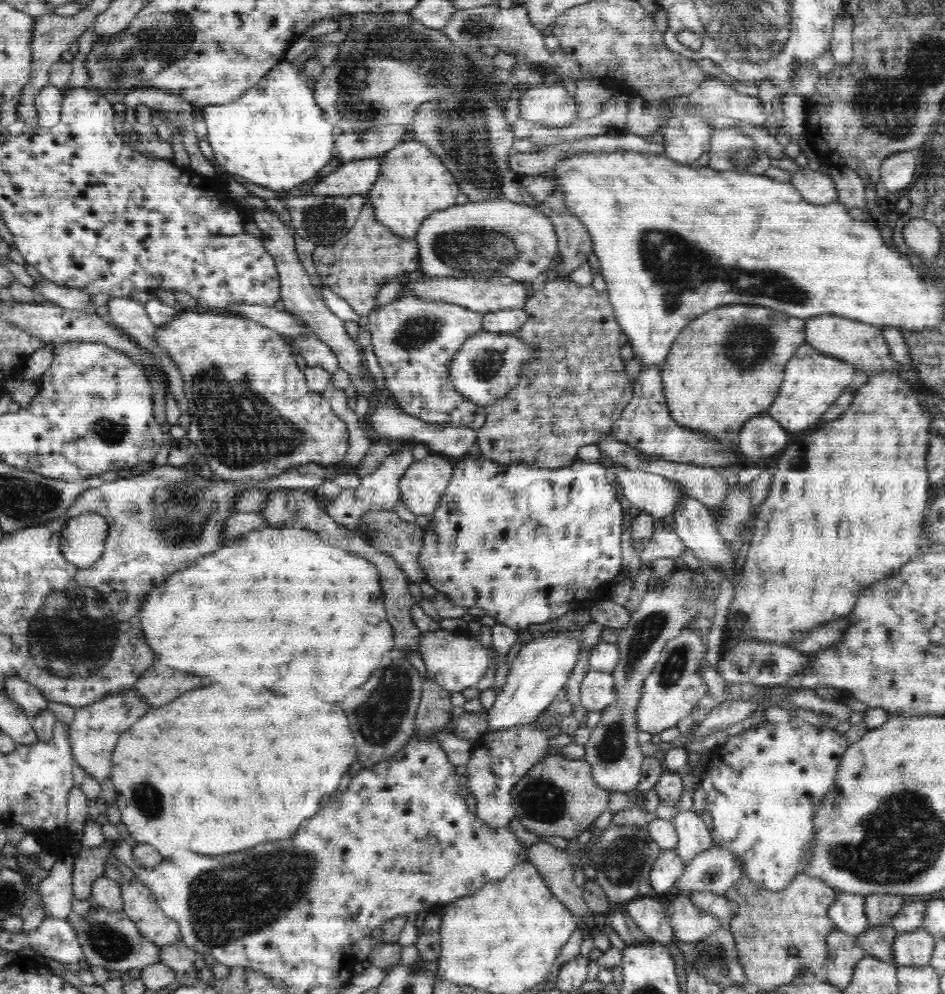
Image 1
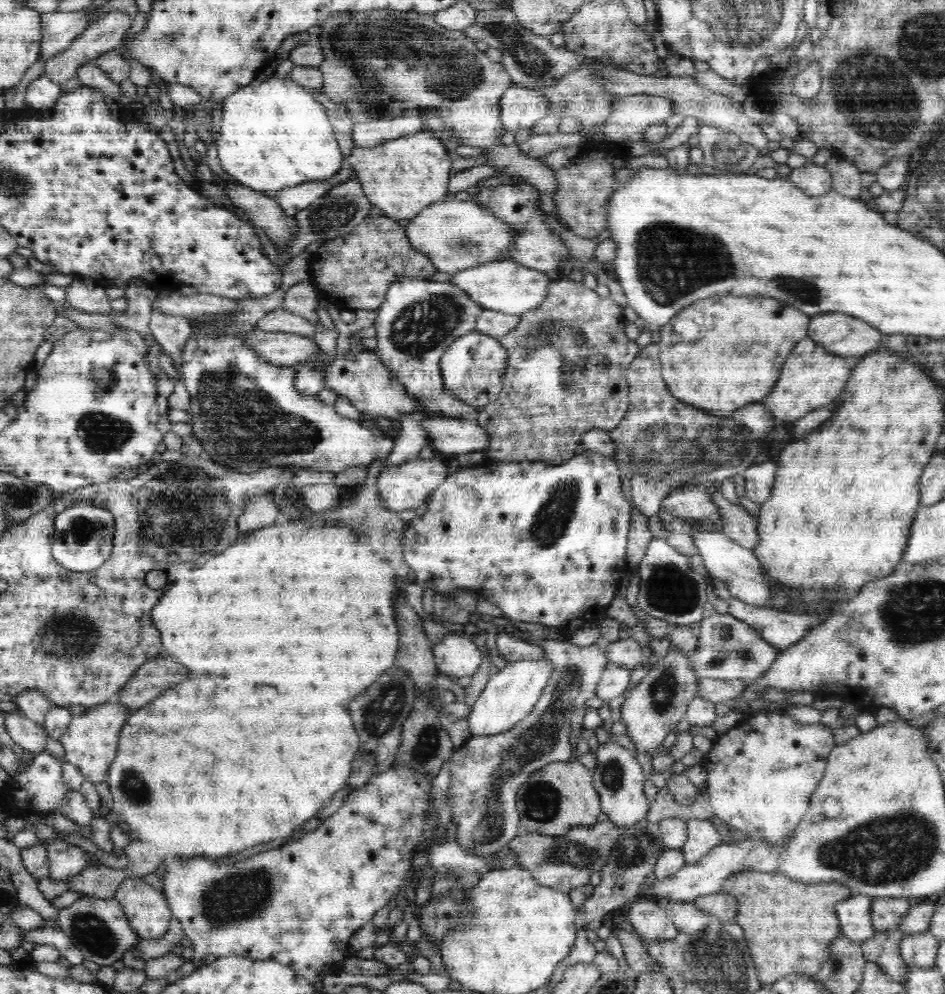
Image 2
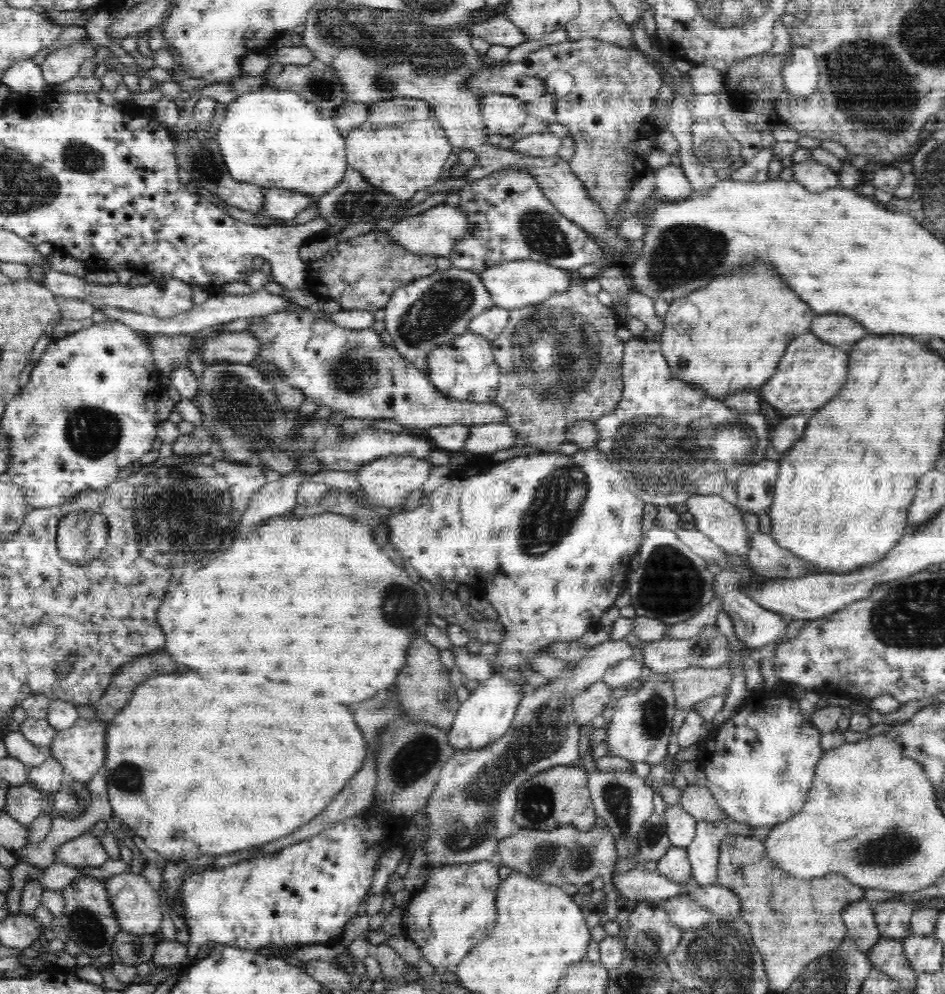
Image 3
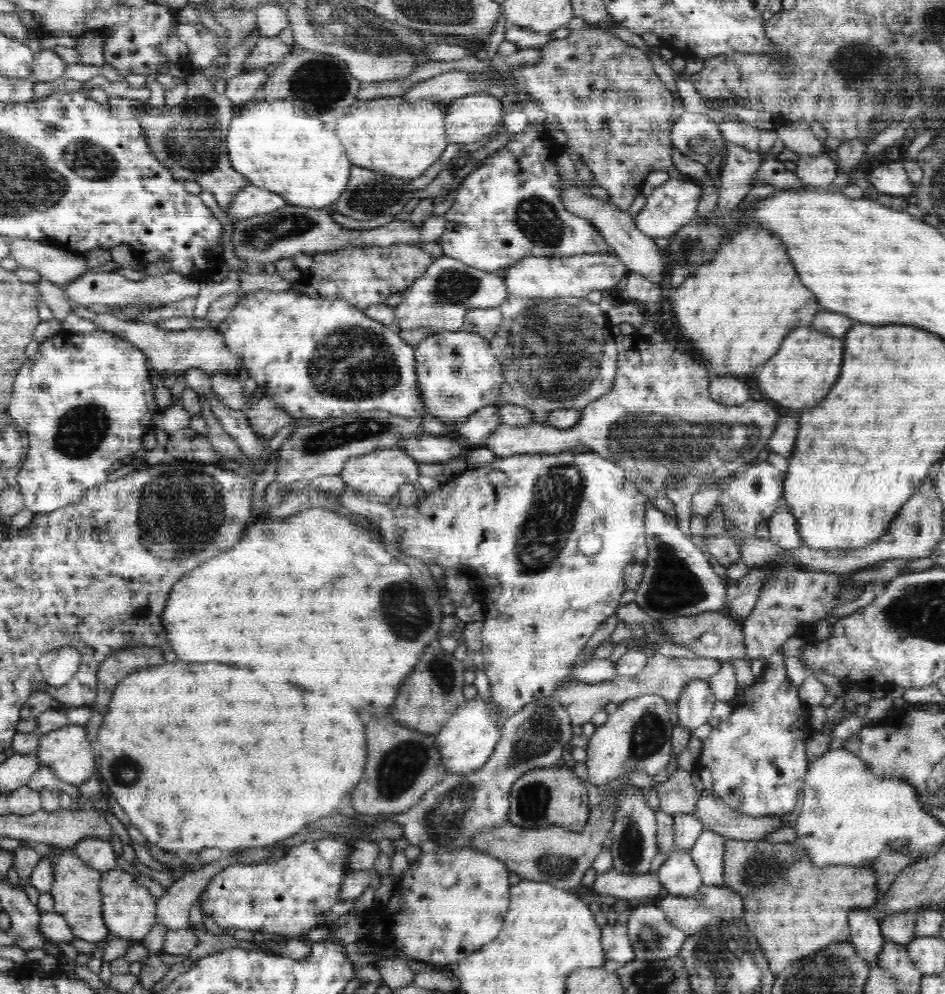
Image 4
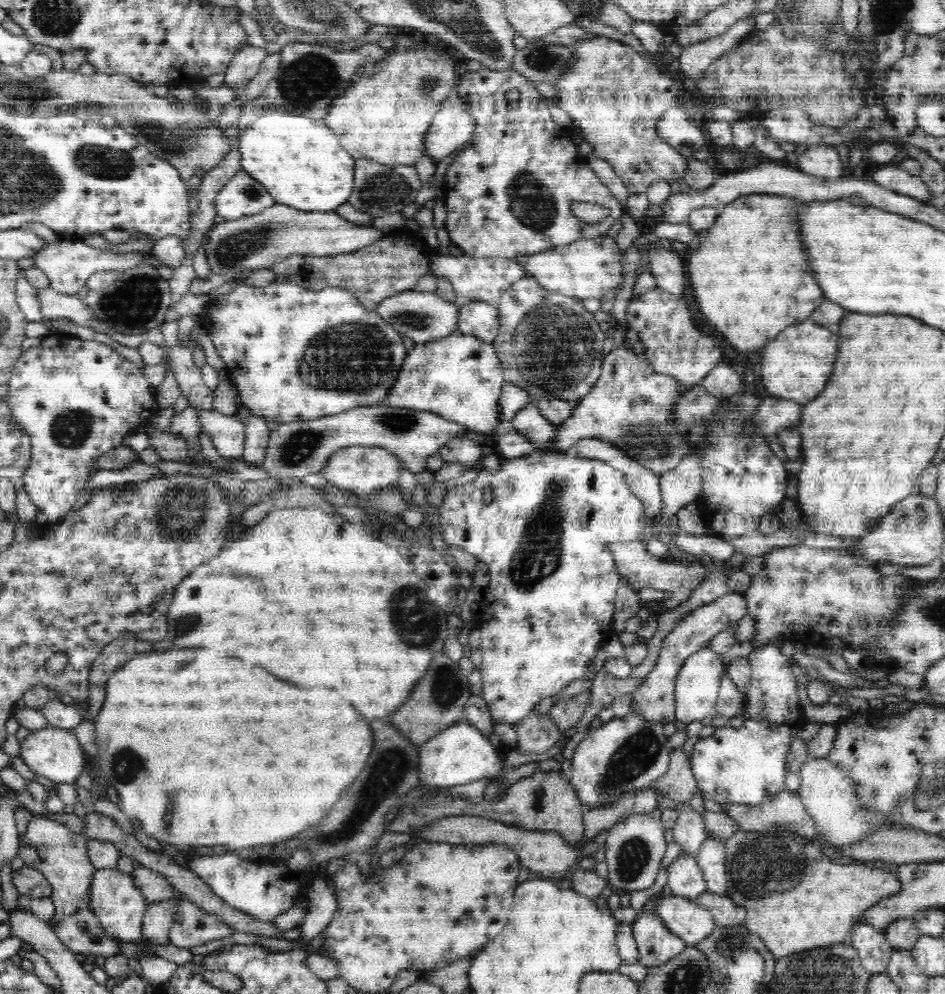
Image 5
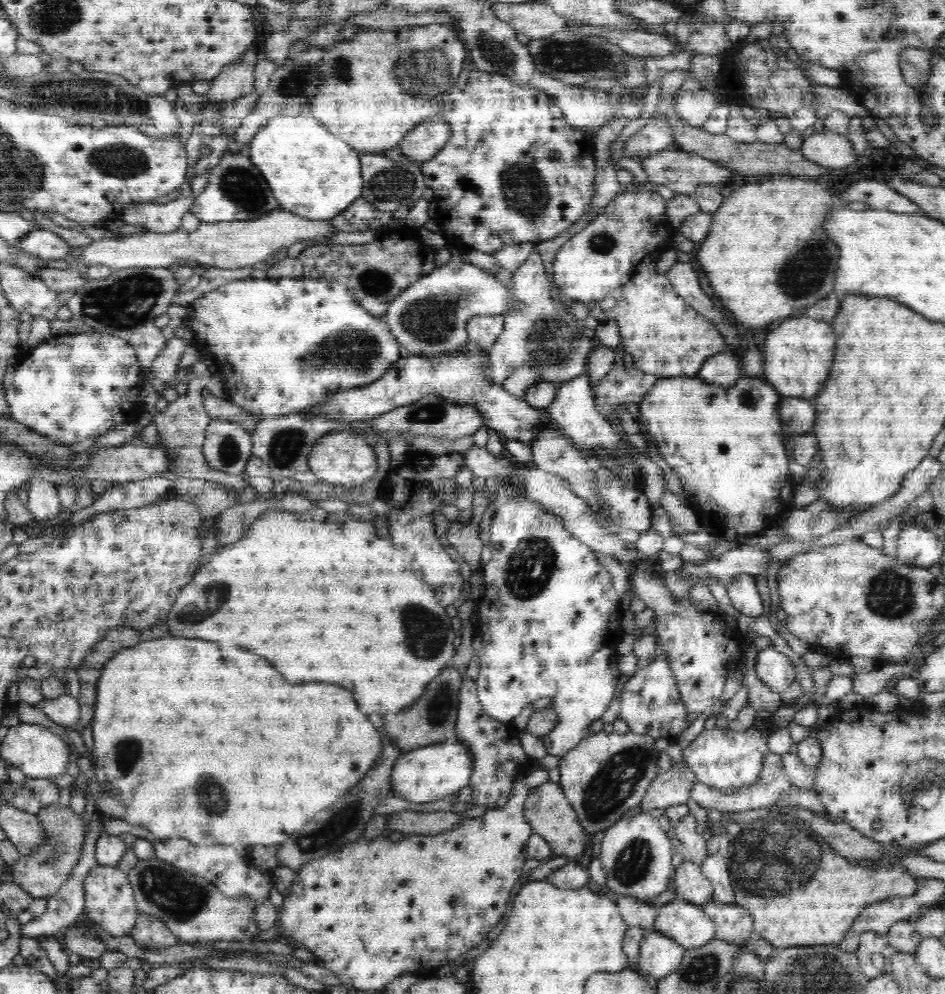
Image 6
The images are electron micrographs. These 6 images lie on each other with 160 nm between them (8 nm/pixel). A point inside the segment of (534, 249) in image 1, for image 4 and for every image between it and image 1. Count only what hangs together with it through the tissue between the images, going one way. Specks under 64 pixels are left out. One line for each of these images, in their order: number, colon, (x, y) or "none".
2: (455, 235)
3: (434, 232)
4: (294, 230)

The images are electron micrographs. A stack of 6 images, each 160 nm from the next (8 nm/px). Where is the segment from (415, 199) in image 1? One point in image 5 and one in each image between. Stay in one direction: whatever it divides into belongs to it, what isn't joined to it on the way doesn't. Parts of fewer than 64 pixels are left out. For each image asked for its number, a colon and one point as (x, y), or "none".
2: (401, 177)
3: (399, 160)
4: (403, 139)
5: (385, 118)

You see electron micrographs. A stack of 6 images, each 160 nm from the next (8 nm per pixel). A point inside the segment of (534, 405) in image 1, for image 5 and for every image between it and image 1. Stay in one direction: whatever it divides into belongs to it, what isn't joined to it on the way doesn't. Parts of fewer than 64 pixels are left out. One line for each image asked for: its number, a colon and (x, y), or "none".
2: (568, 358)
3: (559, 360)
4: (559, 352)
5: (558, 333)

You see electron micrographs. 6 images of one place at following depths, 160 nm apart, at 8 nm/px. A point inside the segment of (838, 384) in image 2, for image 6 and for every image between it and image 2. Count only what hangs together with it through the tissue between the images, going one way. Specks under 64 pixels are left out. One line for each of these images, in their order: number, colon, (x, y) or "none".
3: (810, 374)
4: (808, 364)
5: (796, 366)
6: (798, 355)

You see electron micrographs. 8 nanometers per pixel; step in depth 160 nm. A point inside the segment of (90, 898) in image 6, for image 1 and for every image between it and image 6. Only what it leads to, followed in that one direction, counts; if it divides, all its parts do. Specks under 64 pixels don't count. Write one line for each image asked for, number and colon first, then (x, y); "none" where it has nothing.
1: (141, 906)
2: (145, 906)
3: (137, 906)
4: (129, 909)
5: (114, 899)

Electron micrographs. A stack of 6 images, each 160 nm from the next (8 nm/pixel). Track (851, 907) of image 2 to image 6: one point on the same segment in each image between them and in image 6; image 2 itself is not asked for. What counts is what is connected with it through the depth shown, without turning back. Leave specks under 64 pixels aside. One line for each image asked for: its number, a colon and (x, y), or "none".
3: (859, 918)
4: (867, 939)
5: (874, 951)
6: (874, 954)

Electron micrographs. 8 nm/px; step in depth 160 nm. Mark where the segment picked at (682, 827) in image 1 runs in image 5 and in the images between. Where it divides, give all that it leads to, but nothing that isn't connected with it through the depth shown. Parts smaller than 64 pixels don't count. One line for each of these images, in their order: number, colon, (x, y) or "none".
2: (702, 836)
3: (703, 852)
4: (708, 852)
5: (710, 857)

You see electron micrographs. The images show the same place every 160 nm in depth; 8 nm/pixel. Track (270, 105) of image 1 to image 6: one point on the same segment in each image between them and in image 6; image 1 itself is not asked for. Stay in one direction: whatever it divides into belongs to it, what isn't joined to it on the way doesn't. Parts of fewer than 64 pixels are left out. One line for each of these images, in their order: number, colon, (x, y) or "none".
2: (273, 135)
3: (273, 138)
4: (278, 147)
5: (288, 154)
6: (313, 174)

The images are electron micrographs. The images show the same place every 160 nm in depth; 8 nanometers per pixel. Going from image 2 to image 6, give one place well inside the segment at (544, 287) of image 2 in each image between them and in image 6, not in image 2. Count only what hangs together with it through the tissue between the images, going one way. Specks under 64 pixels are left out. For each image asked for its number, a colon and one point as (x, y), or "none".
3: (515, 284)
4: (533, 277)
5: (675, 344)
6: (612, 261)

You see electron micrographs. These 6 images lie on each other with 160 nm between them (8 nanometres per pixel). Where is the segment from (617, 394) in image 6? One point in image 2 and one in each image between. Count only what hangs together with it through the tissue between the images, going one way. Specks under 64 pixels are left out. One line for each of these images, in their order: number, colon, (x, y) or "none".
2: (662, 444)
3: (670, 441)
4: (659, 424)
5: (630, 407)

